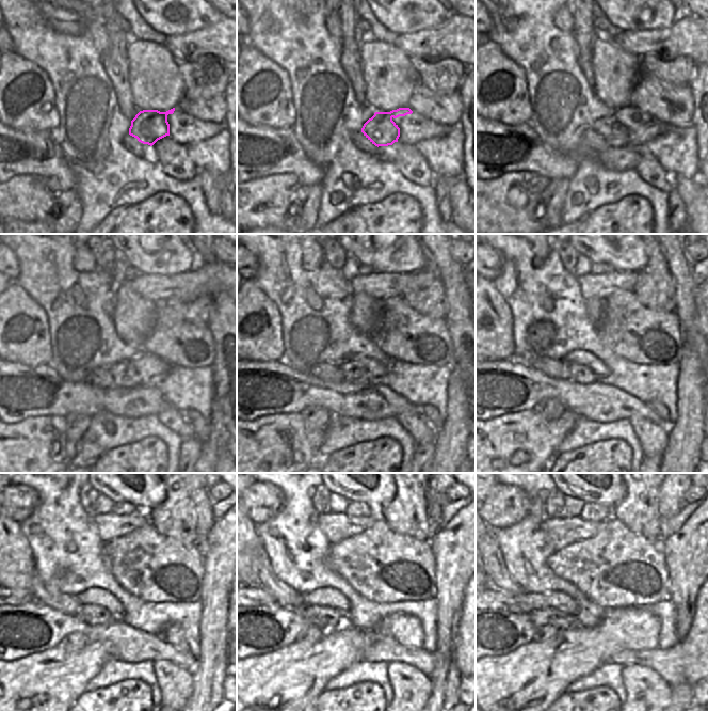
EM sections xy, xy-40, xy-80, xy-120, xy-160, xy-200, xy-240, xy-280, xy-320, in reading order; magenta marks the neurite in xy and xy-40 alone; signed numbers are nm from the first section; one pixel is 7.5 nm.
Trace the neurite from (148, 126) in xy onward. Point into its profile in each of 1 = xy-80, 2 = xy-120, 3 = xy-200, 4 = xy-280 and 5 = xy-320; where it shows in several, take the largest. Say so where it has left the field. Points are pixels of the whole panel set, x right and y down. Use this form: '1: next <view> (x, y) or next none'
1: next xy-80 (615, 136)
2: next xy-120 (126, 373)
3: next xy-200 (579, 374)
4: next xy-280 (325, 618)
5: next xy-320 (562, 620)

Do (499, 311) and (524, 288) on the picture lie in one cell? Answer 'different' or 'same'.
different

